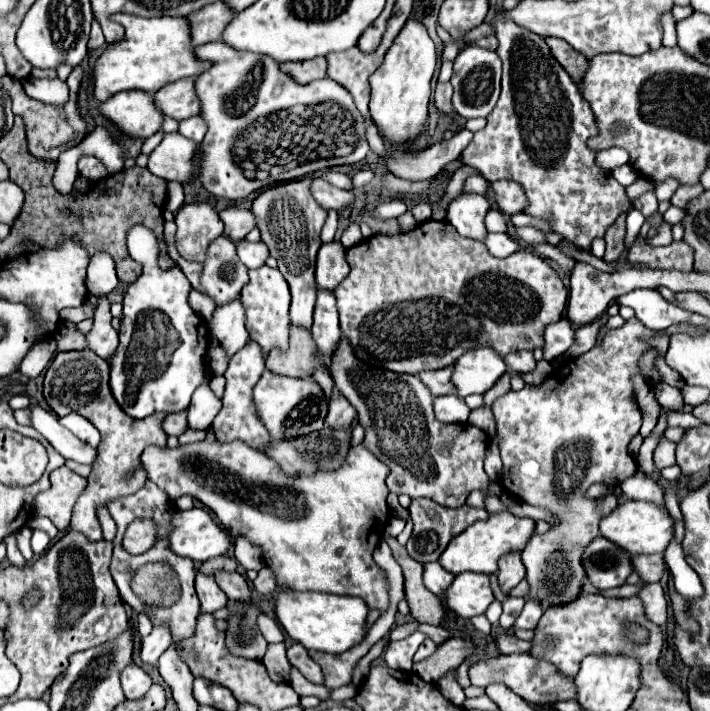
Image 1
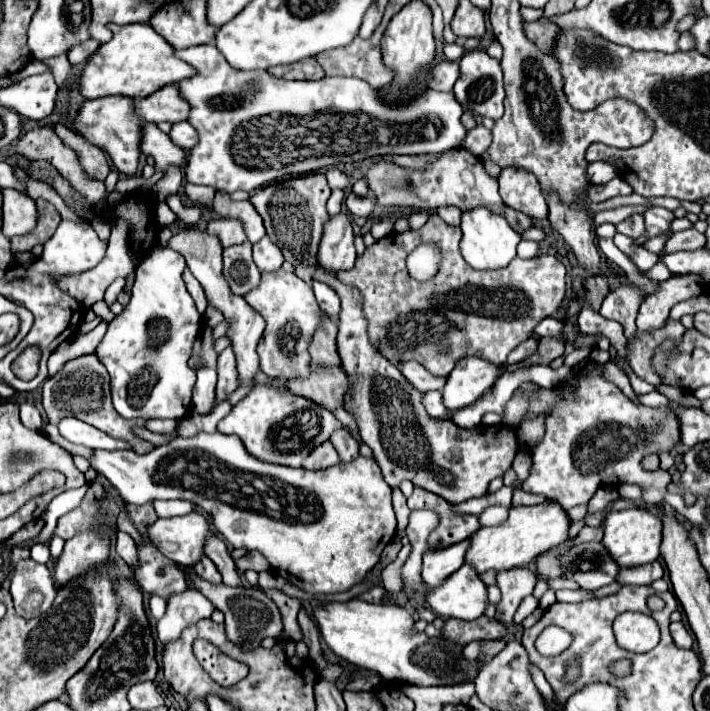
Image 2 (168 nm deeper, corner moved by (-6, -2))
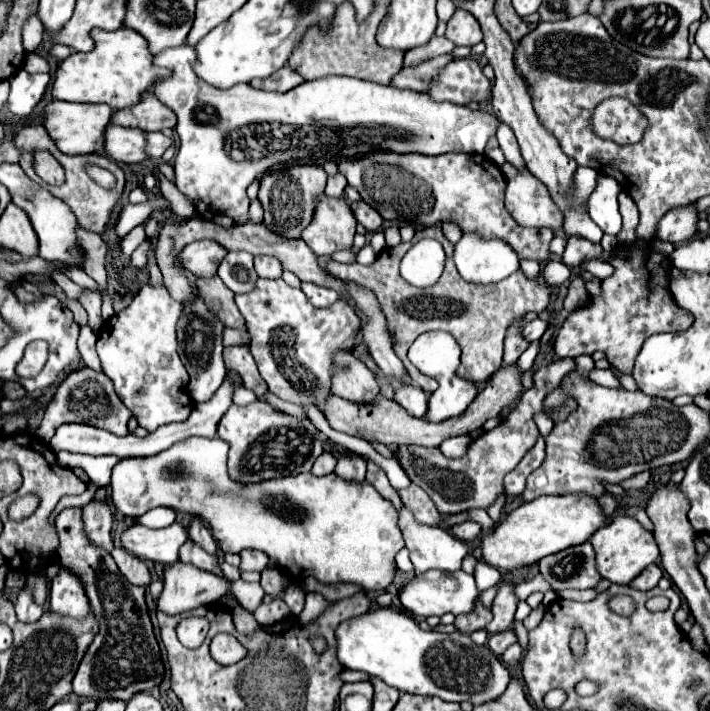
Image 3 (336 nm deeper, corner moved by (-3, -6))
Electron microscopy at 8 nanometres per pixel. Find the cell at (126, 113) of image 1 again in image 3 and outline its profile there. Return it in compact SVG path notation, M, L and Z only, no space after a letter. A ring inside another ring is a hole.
M53 100L45 106L43 126L47 126L47 134L59 146L63 154L103 154L103 132L111 120L113 110L105 104L71 104Z

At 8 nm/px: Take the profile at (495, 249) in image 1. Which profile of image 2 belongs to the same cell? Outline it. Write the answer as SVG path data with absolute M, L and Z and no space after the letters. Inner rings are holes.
M520 240L518 256L520 258L534 258L534 254L538 256L538 244L536 242L528 242L528 240Z

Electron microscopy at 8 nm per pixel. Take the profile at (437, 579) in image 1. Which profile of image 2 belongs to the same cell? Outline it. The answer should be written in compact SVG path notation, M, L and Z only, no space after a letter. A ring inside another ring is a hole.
M468 540L458 542L444 550L426 552L422 564L422 580L432 588L440 586L450 574L454 574L464 564L466 548L468 548Z

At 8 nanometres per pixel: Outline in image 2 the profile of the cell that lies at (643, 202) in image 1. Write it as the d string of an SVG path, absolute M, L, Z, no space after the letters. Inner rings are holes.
M648 208L644 212L644 220L646 220L646 240L656 236L656 234L664 234L670 232L670 222L674 220L674 214L666 208Z

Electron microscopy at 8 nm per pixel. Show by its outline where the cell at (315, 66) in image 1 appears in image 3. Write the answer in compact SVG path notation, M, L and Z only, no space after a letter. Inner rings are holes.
M283 66L281 70L271 74L269 78L253 80L251 86L253 88L261 88L261 90L271 90L271 92L287 92L287 90L299 86L301 82L305 82L305 80L295 70L291 70L289 66Z

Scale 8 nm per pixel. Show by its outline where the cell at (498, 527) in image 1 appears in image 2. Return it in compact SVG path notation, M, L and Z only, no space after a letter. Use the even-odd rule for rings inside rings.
M546 502L538 506L512 506L506 522L498 526L484 526L472 534L470 546L466 550L466 564L474 566L478 574L488 570L502 572L510 568L528 566L538 554L568 540L570 518L556 502Z

